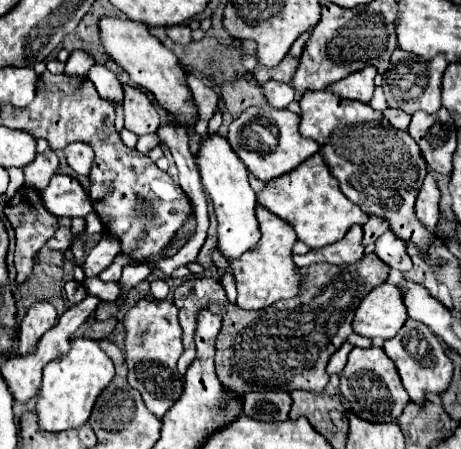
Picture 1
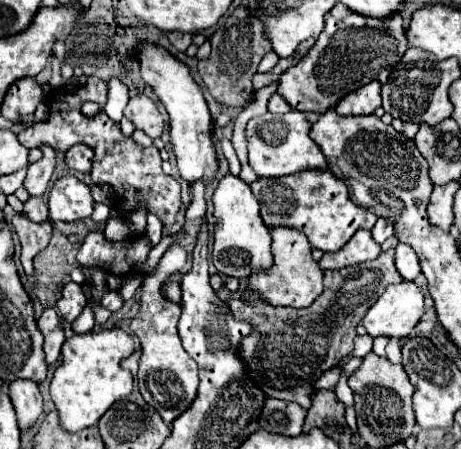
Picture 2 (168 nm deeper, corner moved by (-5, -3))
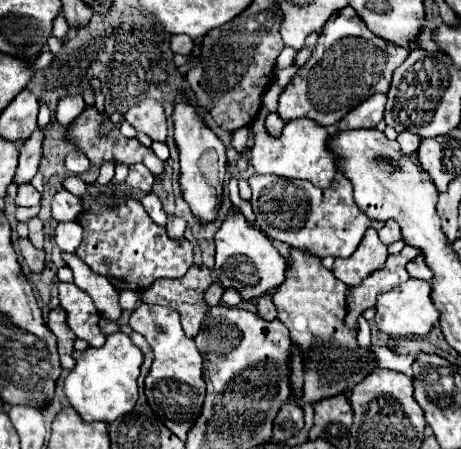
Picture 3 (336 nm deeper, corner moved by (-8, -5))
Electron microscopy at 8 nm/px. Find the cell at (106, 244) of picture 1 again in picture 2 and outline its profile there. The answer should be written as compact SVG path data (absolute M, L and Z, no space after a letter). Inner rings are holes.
M107 219L107 227L105 227L105 235L113 241L121 241L121 239L129 239L131 229L123 219Z

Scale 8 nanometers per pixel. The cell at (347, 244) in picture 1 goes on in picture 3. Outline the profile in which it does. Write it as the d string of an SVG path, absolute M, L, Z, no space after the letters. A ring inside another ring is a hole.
M368 229L364 233L364 239L358 245L356 253L352 253L352 257L334 261L332 273L346 285L358 285L374 269L380 269L384 265L386 257L388 257L386 245L378 239L376 229Z

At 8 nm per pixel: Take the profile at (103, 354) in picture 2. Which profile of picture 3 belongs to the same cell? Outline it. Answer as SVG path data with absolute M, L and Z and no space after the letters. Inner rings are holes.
M112 333L102 347L88 347L72 353L76 365L64 379L64 395L82 421L112 423L114 419L132 411L138 399L136 379L140 373L142 351L124 333Z

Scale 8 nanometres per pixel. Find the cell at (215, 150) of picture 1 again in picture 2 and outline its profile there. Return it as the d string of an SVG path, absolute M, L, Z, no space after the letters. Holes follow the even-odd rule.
M225 175L213 195L215 203L215 229L213 229L213 253L211 263L219 275L249 279L255 271L267 271L273 265L271 255L271 231L265 227L259 215L259 203L245 181L233 175Z

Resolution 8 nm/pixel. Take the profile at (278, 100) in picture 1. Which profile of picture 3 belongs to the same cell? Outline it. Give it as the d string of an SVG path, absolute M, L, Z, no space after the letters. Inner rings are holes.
M270 113L270 115L266 117L266 129L268 129L272 135L280 135L282 127L284 127L284 119L280 119L278 113Z

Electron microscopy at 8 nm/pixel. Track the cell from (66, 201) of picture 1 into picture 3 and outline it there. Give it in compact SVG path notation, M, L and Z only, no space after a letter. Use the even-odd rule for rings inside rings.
M66 189L58 191L52 199L52 219L56 221L76 221L82 211L82 199Z

